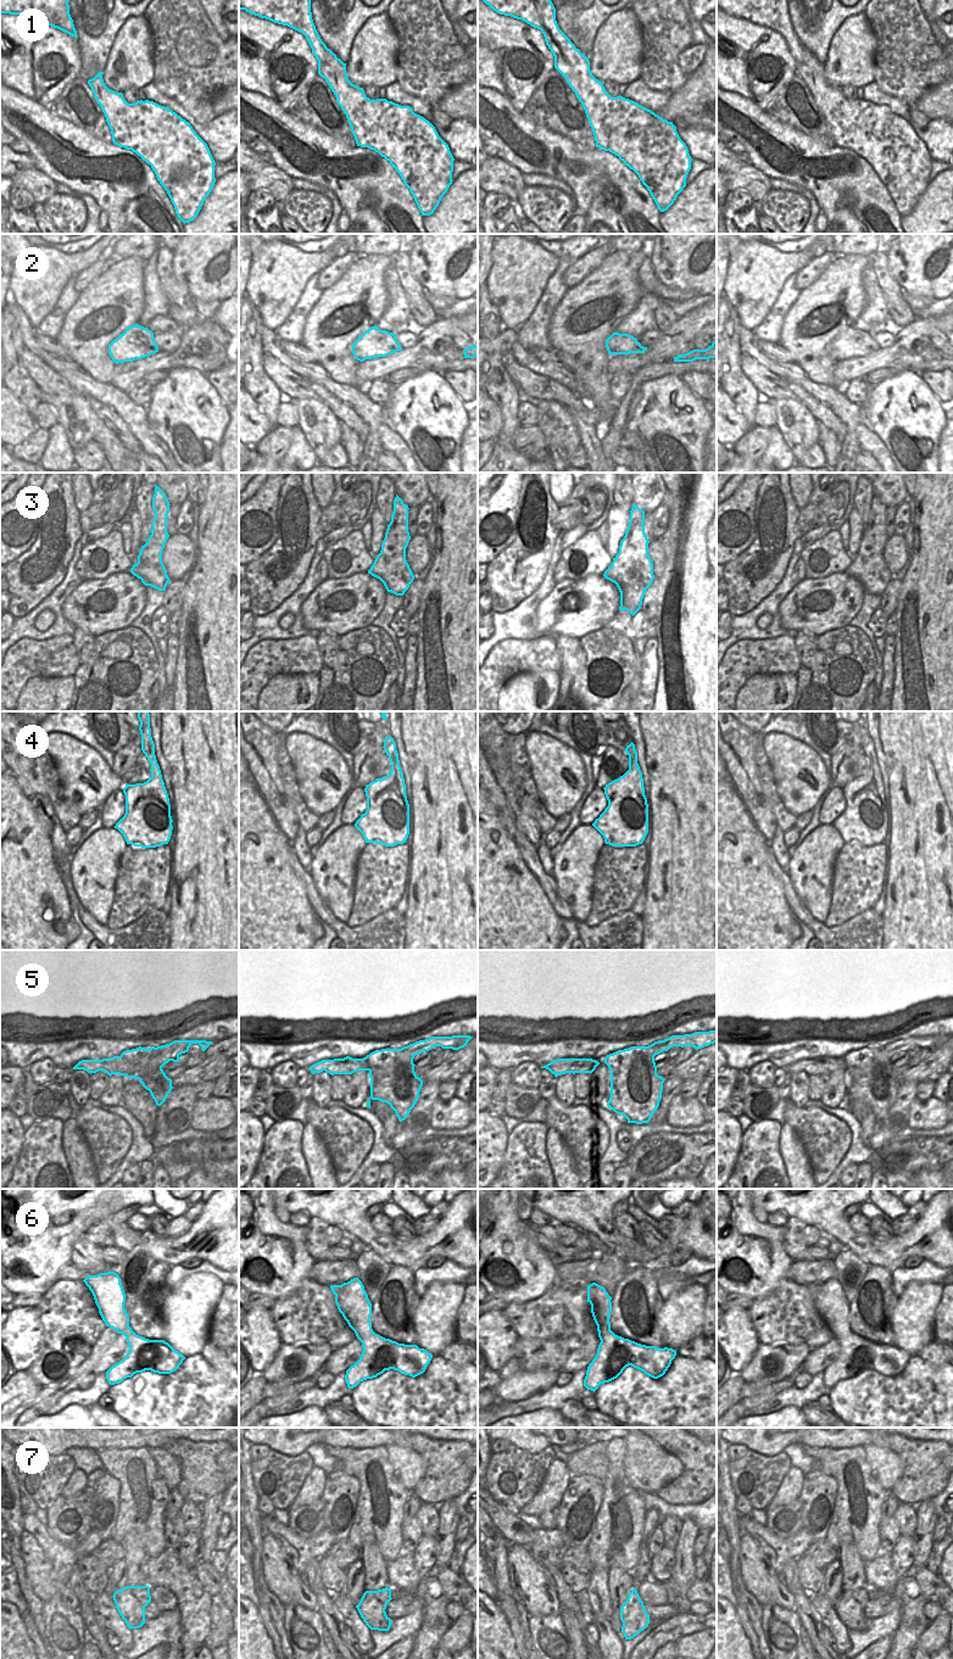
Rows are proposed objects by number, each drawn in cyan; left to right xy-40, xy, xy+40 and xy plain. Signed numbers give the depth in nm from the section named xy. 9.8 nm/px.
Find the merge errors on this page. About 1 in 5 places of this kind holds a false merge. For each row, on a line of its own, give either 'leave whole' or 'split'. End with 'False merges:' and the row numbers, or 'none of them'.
1: leave whole
2: leave whole
3: leave whole
4: leave whole
5: split
6: leave whole
7: leave whole
False merges: 5

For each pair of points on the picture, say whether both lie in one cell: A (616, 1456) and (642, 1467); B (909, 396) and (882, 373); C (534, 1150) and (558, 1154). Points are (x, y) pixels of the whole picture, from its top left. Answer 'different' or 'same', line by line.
A: different
B: different
C: different

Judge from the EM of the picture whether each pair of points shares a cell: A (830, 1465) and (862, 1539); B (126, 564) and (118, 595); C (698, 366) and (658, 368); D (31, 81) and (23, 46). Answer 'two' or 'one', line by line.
A: one
B: two
C: one
D: one

